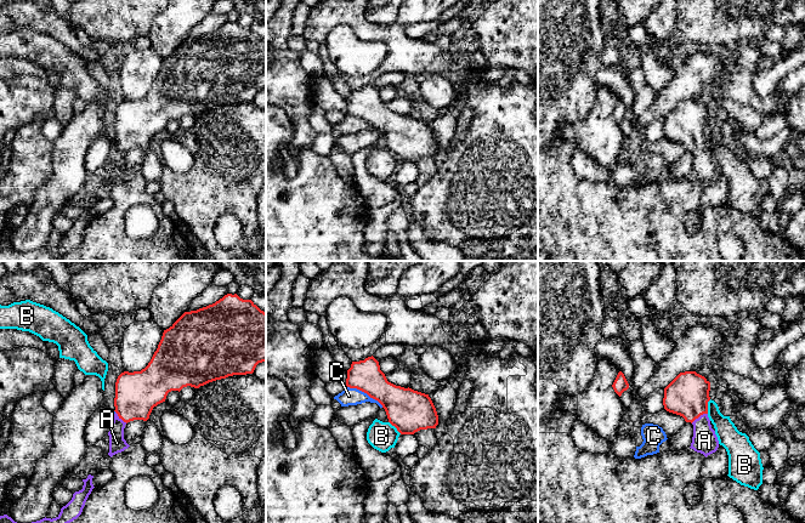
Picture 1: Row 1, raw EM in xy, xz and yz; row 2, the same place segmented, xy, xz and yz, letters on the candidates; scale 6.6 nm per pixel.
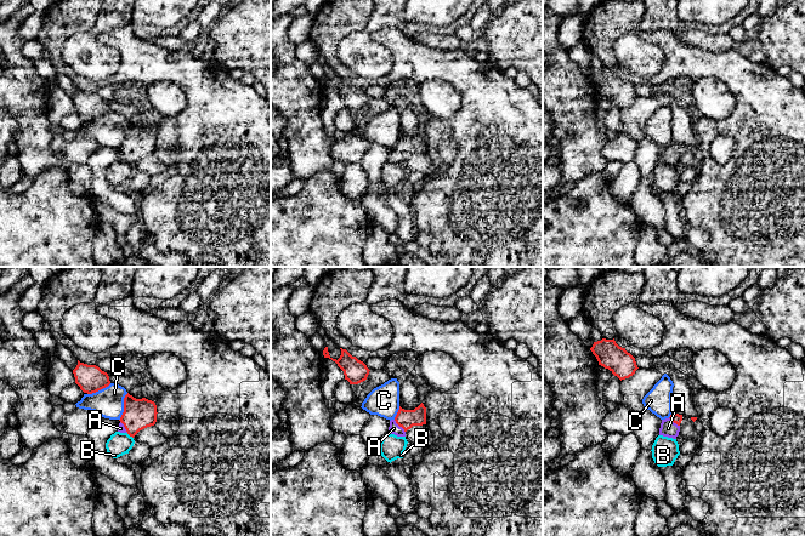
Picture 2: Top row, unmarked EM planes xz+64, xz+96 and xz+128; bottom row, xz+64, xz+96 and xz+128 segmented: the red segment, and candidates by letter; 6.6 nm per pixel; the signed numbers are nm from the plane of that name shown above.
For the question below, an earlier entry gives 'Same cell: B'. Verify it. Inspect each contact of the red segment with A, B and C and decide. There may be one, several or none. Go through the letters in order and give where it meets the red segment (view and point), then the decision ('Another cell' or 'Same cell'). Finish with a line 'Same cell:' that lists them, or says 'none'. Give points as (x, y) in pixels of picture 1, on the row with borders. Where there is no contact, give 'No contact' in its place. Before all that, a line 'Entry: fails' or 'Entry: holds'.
Entry: fails
A: Touches red at yz (698, 416). Same cell
B: Touches red at yz (707, 407). Another cell
C: Touches red at xz (366, 392). Another cell
Same cell: A

